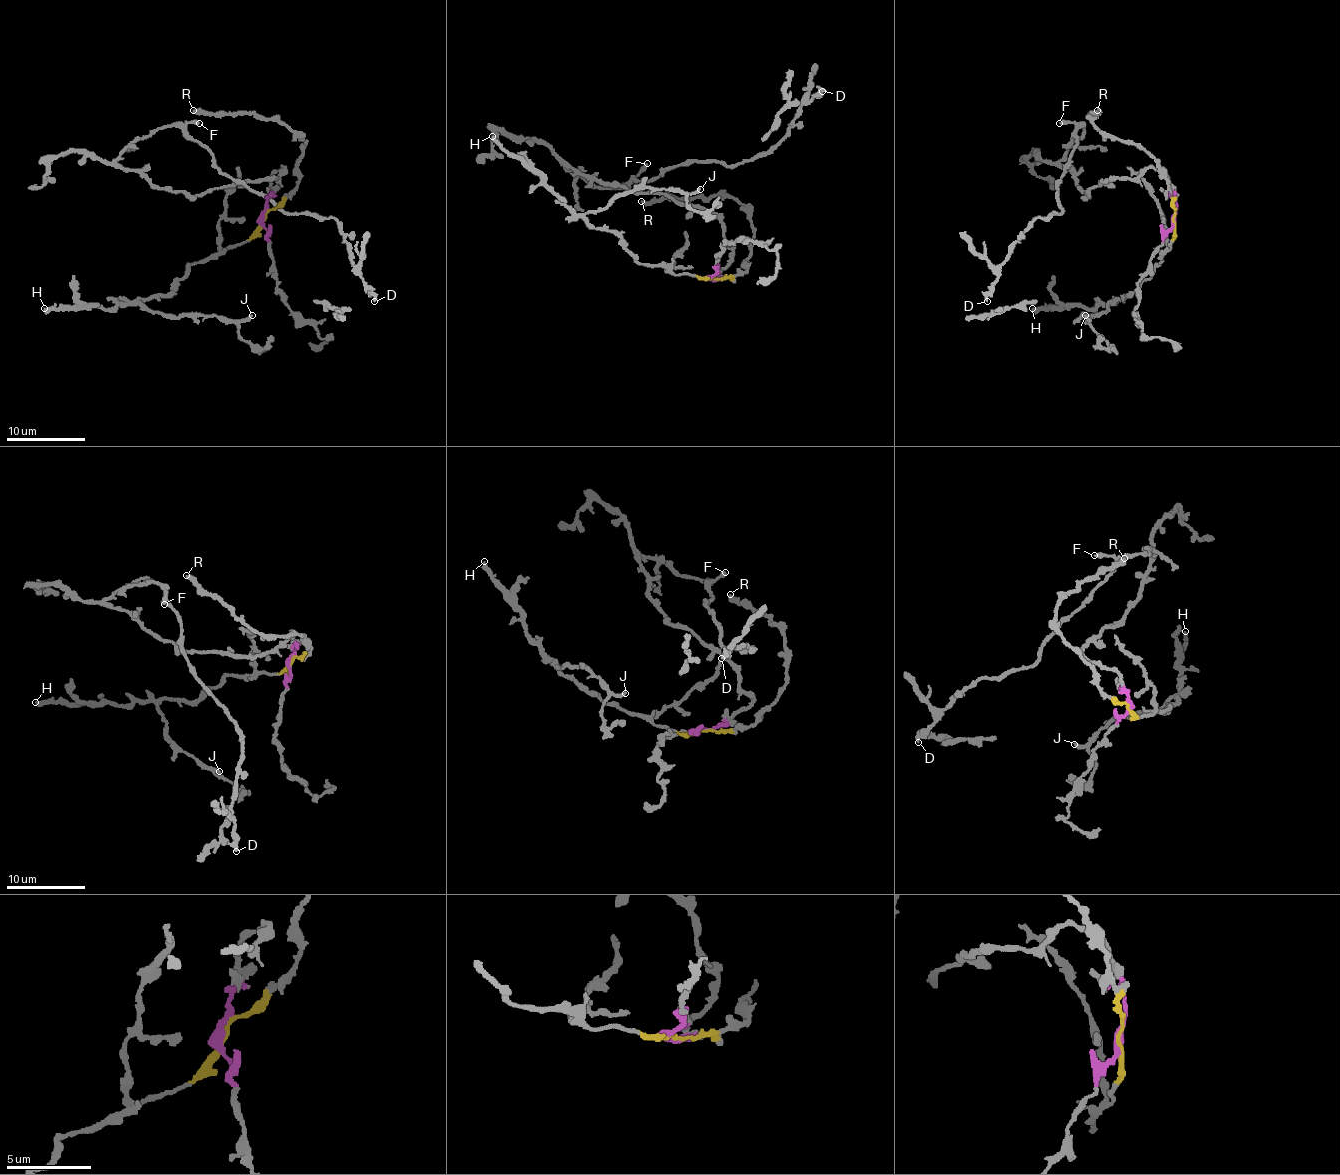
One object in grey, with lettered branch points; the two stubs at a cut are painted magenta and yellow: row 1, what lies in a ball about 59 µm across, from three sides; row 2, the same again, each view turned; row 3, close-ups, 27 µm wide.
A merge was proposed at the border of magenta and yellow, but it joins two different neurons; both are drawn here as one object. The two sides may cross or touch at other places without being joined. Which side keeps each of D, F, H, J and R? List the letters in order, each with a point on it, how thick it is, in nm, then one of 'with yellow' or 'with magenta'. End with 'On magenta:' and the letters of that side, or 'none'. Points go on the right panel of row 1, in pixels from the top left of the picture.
D: at (987, 301); 240 nm thick; with magenta
F: at (1059, 123); 340 nm thick; with magenta
H: at (1032, 308); 360 nm thick; with yellow
J: at (1085, 315); 280 nm thick; with yellow
R: at (1097, 110); 400 nm thick; with yellow
On magenta: D, F

